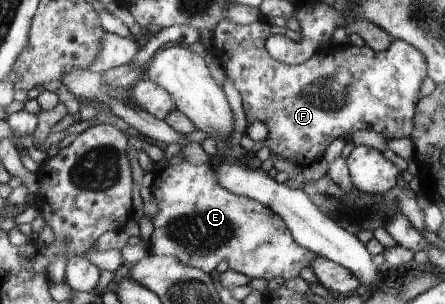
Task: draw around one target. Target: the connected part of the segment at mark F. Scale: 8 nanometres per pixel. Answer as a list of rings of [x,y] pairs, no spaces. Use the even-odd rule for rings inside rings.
[[[267,19],[261,21],[256,21],[250,23],[249,25],[238,25],[238,23],[232,23],[232,21],[220,21],[219,25],[216,25],[214,33],[212,33],[212,43],[210,43],[210,53],[214,58],[217,58],[220,62],[220,65],[226,72],[226,78],[234,84],[236,90],[240,93],[242,97],[242,105],[244,106],[244,112],[246,119],[248,119],[248,126],[260,121],[268,127],[268,137],[263,141],[252,141],[248,136],[241,137],[239,139],[240,144],[243,147],[248,147],[251,153],[256,154],[262,147],[268,149],[272,154],[282,156],[281,159],[287,160],[288,162],[293,162],[296,167],[304,167],[305,170],[309,168],[310,165],[319,161],[324,157],[328,146],[336,139],[344,138],[346,133],[356,132],[359,130],[368,130],[368,131],[377,131],[384,135],[387,140],[390,139],[399,139],[400,137],[410,137],[412,134],[412,129],[414,129],[413,118],[415,115],[416,103],[418,103],[418,97],[420,97],[420,87],[422,87],[422,81],[427,77],[427,64],[426,57],[420,49],[416,49],[412,45],[409,45],[407,42],[393,39],[393,44],[386,51],[372,51],[370,47],[354,47],[352,44],[345,44],[344,46],[339,46],[336,53],[326,53],[324,50],[318,52],[310,60],[304,64],[299,64],[296,66],[290,66],[284,64],[283,62],[275,61],[274,58],[268,53],[266,49],[266,42],[268,37],[271,37],[273,34],[282,35],[290,40],[297,39],[297,34],[293,31],[282,28],[274,25],[270,25]]]

